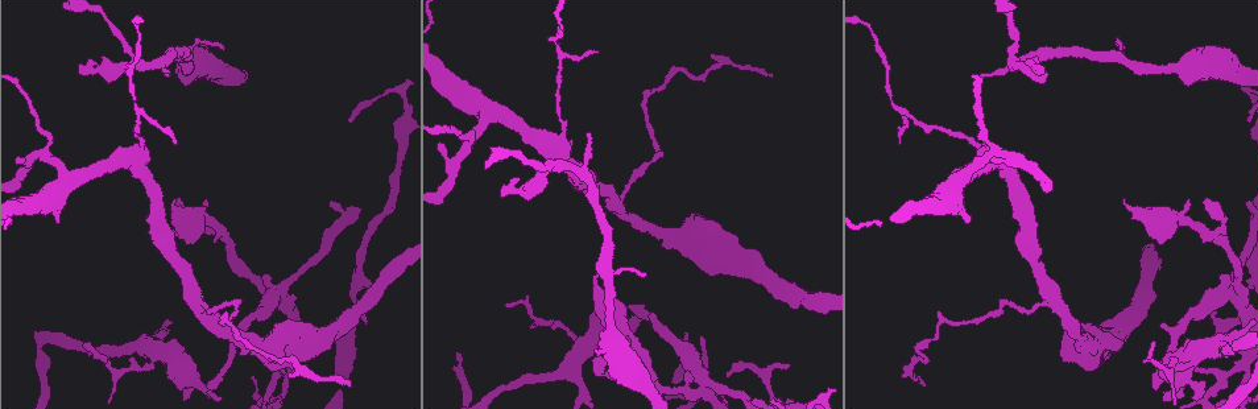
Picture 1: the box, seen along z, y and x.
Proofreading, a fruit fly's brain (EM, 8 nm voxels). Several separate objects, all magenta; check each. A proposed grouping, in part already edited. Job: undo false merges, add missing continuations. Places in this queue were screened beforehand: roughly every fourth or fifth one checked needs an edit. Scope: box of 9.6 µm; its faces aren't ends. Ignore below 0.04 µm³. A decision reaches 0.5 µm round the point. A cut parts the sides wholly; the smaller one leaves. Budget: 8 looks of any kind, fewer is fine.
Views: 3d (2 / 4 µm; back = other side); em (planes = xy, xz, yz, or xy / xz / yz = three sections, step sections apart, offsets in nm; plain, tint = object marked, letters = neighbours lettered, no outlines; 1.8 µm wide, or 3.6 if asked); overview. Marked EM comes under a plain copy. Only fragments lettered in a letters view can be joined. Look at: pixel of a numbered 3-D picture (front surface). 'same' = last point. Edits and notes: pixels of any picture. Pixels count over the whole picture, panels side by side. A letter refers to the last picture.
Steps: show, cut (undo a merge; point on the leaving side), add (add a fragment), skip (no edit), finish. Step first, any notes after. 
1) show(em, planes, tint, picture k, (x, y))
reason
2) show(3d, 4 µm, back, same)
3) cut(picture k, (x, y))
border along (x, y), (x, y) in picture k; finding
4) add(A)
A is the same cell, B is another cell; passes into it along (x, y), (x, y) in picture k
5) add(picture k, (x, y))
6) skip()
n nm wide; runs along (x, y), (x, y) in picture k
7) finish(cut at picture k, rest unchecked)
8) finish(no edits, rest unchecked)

show(em, planes, letters, picture 1, (79, 66))
free end

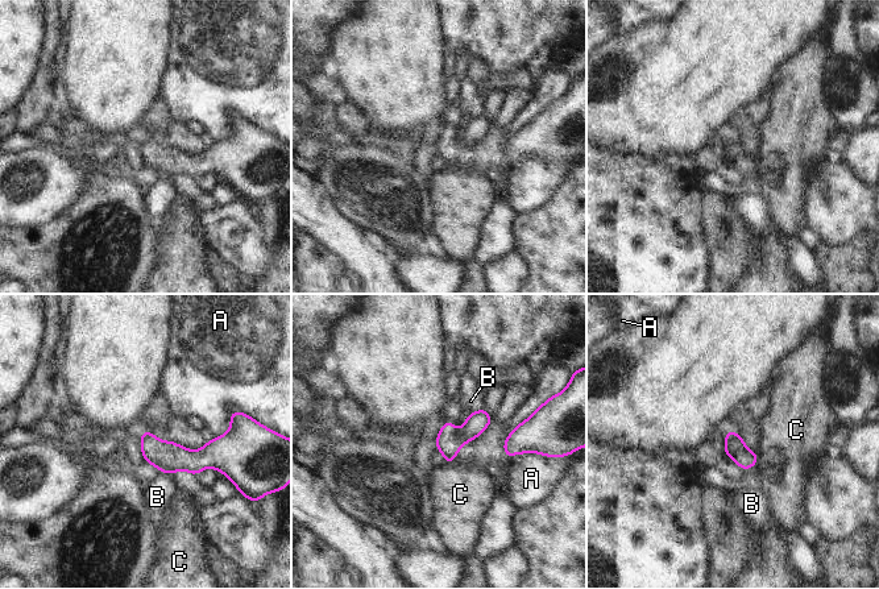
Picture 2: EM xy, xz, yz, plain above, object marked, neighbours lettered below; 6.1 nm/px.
skip()
130 nm wide; A, B and C are other cells; border along (757, 453), (758, 461) in picture 2; none of them fits

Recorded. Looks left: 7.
show(3d, 4 µm, picture 1, (1204, 198))
an open end

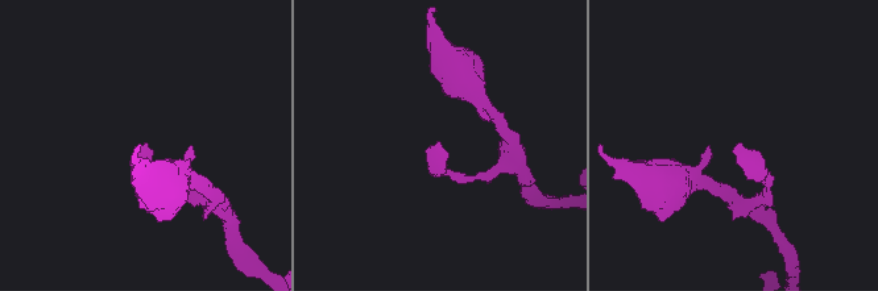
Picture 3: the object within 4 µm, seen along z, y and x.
show(em, planes, letters, picture 3, (144, 147))
shape alone is not enough

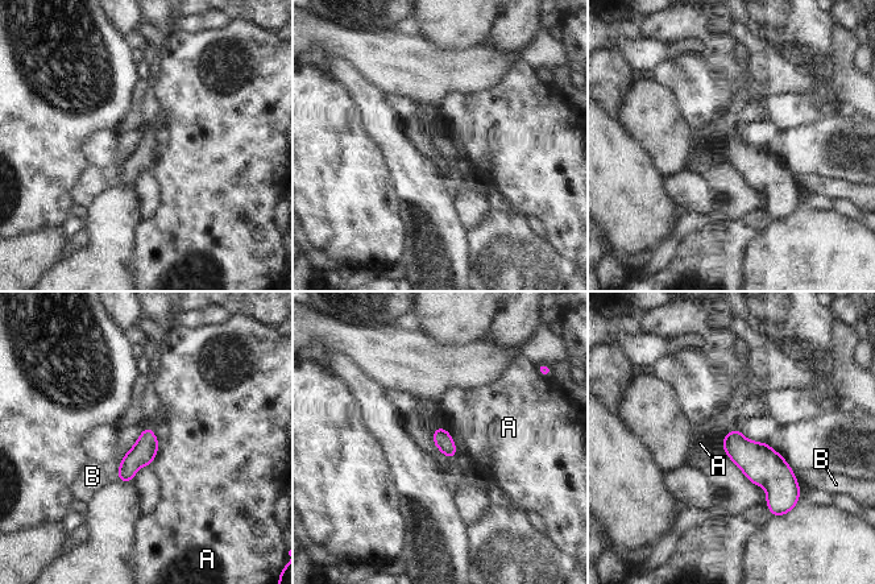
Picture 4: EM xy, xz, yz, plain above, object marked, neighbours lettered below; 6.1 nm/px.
skip()
A and B are other cells; border along (160, 442), (150, 464) in picture 4; no lettered fragment goes on from it

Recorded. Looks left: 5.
show(em, 3.6 µm, planes, letters, picture 1, (213, 71))
calibre changes

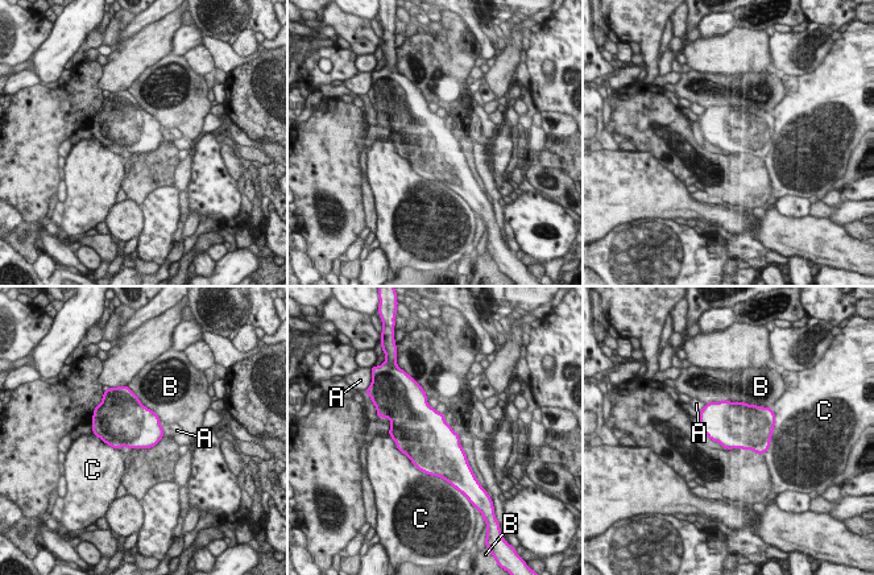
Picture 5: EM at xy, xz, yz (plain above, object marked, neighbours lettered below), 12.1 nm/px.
skip()
A, B and C are other cells; border along (705, 405), (699, 412) in picture 5; continuous, no second neuron

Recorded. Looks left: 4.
show(3d, 4 µm, back, picture 1, (924, 386))
free end

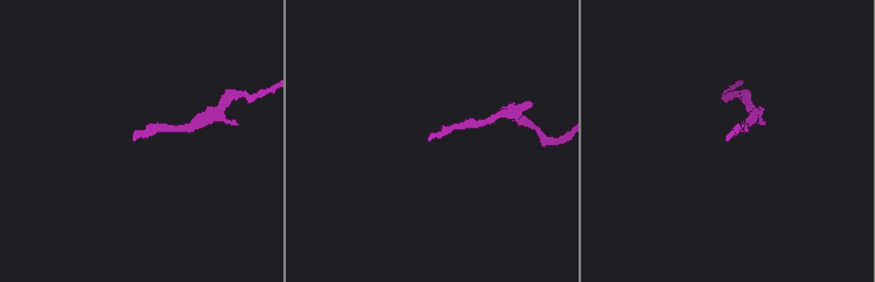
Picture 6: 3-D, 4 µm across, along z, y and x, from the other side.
show(em, xz, step 16, tint, picture 6, (134, 139))

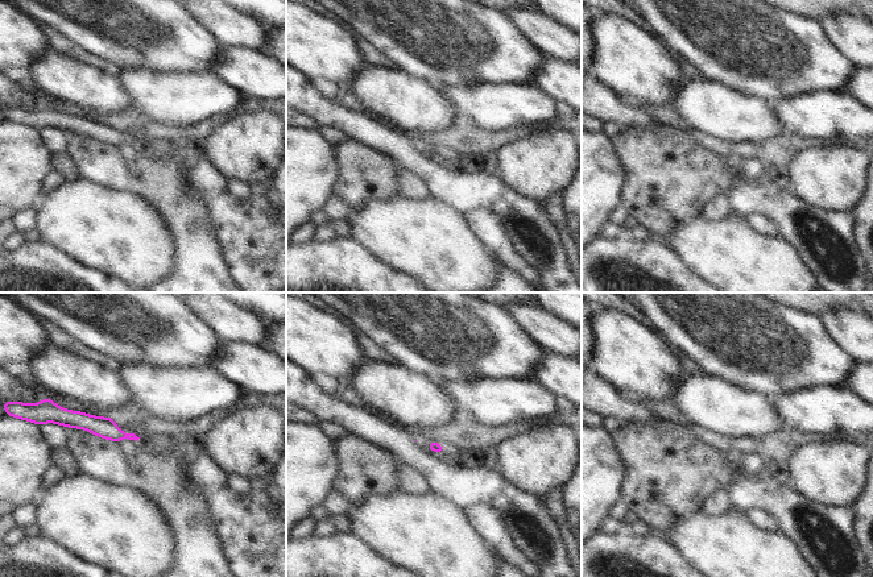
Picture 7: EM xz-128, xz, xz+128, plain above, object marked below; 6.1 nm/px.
show(em, planes, letters, same)
another direction

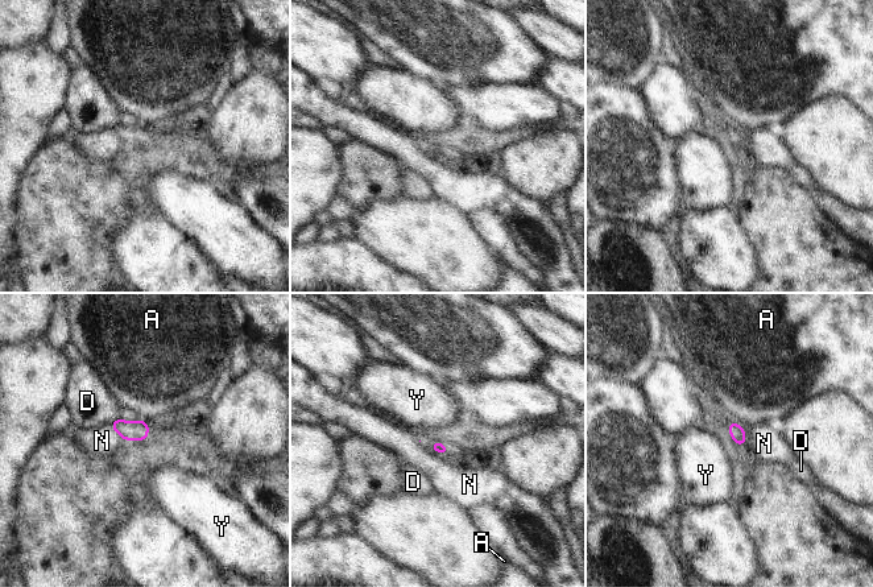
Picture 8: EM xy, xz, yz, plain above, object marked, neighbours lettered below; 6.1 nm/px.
skip()
70 nm wide; A, D, N and Y are other cells; border along (429, 446), (441, 454), (449, 454) in picture 8; none of them fits

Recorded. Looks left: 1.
finish(no edits, rest unchecked)

